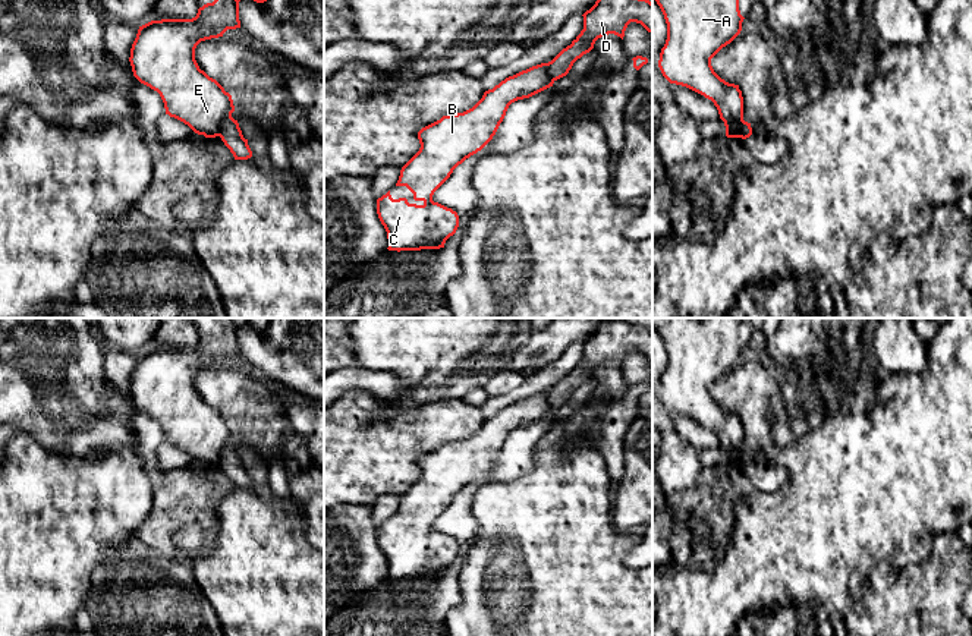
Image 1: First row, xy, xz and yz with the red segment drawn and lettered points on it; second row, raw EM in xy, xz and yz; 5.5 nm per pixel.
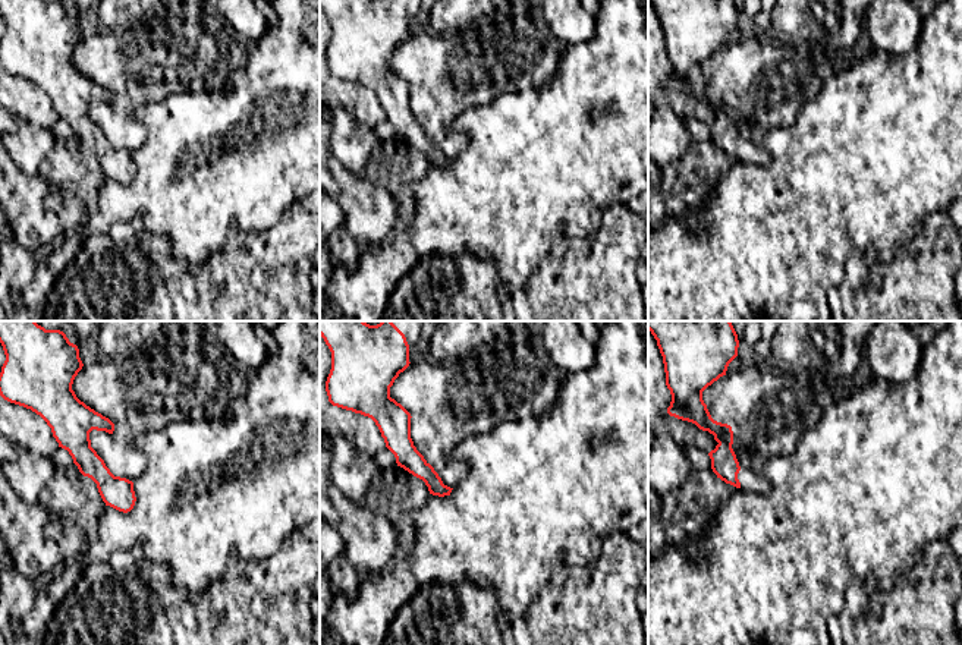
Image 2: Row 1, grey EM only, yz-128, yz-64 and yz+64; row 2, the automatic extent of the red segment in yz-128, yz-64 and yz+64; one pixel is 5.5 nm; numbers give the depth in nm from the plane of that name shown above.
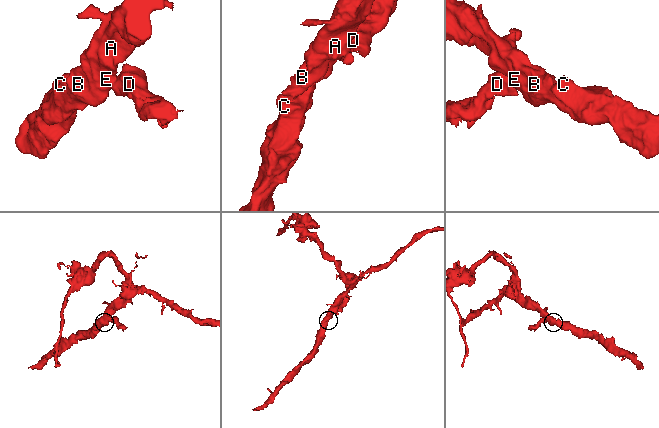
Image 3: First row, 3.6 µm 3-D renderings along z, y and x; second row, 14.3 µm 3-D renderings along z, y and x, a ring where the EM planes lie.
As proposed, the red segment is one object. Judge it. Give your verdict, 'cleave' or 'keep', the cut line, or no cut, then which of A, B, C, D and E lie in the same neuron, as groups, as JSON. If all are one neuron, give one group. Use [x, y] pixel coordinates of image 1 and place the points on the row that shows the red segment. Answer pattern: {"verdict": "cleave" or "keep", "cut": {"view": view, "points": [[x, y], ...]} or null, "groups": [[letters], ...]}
{"verdict": "cleave", "cut": {"view": "yz", "points": [[724, 122], [733, 122], [741, 137]]}, "groups": [["A", "B", "C", "E"], ["D"]]}

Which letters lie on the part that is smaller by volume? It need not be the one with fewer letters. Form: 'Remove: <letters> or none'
Remove: D

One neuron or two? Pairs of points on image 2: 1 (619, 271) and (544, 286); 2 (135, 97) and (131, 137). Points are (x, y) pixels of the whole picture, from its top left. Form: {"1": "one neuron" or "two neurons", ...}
{"1": "one neuron", "2": "one neuron"}

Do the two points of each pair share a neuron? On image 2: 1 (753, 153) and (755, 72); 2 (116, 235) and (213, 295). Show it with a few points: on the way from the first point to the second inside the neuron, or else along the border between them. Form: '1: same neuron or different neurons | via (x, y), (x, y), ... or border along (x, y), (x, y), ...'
1: same neuron | via (757, 132), (761, 122), (761, 93)
2: same neuron | via (140, 267), (144, 293), (156, 305), (181, 305)

